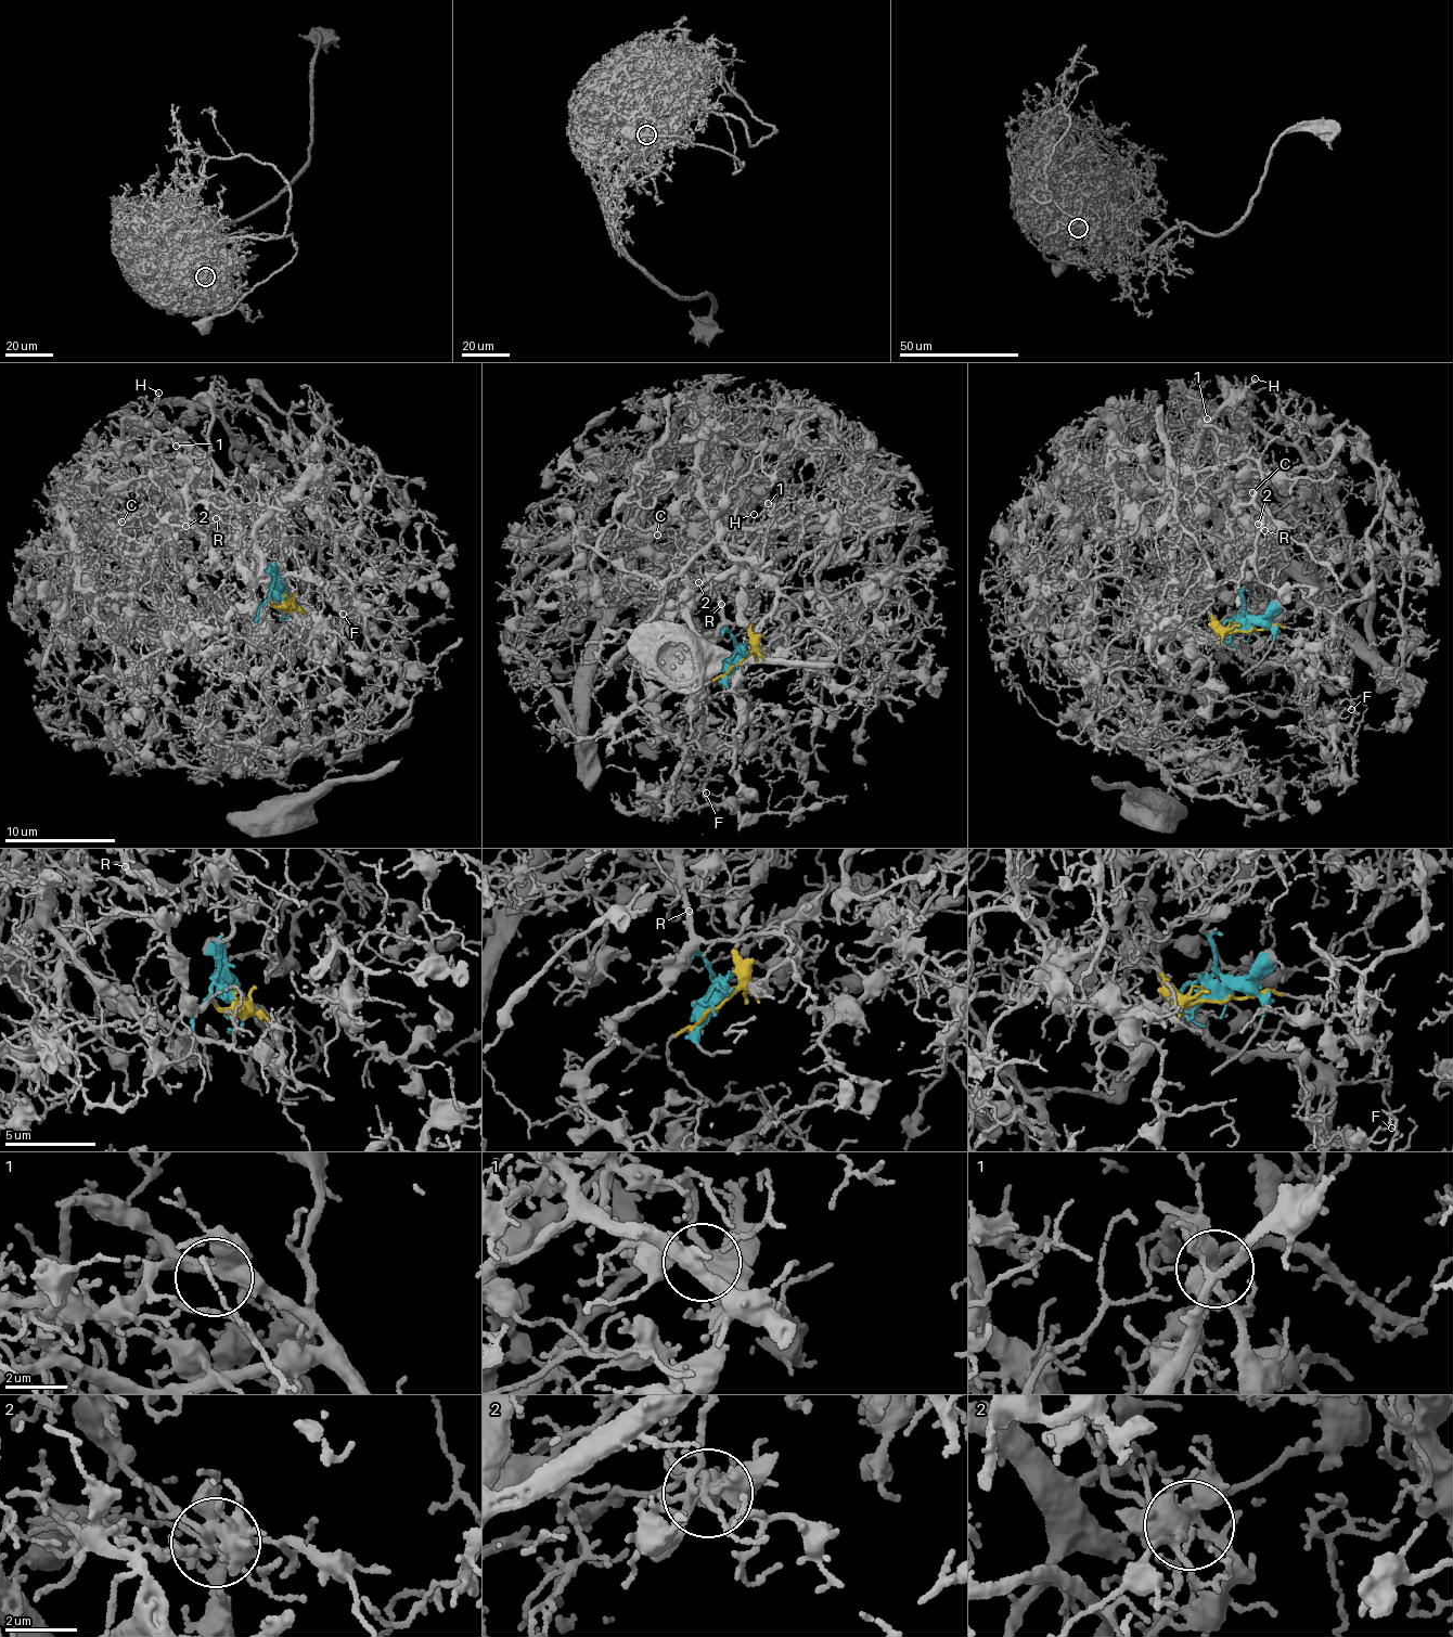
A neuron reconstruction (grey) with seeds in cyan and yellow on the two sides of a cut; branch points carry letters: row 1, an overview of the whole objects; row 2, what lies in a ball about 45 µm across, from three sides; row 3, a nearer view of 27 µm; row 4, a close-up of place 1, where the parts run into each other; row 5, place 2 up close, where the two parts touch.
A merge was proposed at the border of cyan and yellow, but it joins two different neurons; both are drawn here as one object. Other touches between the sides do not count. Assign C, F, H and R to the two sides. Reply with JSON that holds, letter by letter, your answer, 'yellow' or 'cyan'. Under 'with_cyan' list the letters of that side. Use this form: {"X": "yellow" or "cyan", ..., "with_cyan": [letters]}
{"C": "cyan", "F": "cyan", "H": "yellow", "R": "cyan", "with_cyan": ["C", "F", "R"]}

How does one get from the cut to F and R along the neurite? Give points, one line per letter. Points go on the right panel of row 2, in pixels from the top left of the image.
F: (1239, 631), (1231, 619), (1222, 639), (1304, 672), (1314, 726), (1346, 775), (1354, 771), (1350, 710)
R: (1239, 631), (1231, 619), (1216, 629), (1203, 557), (1230, 508), (1270, 541), (1264, 529)

